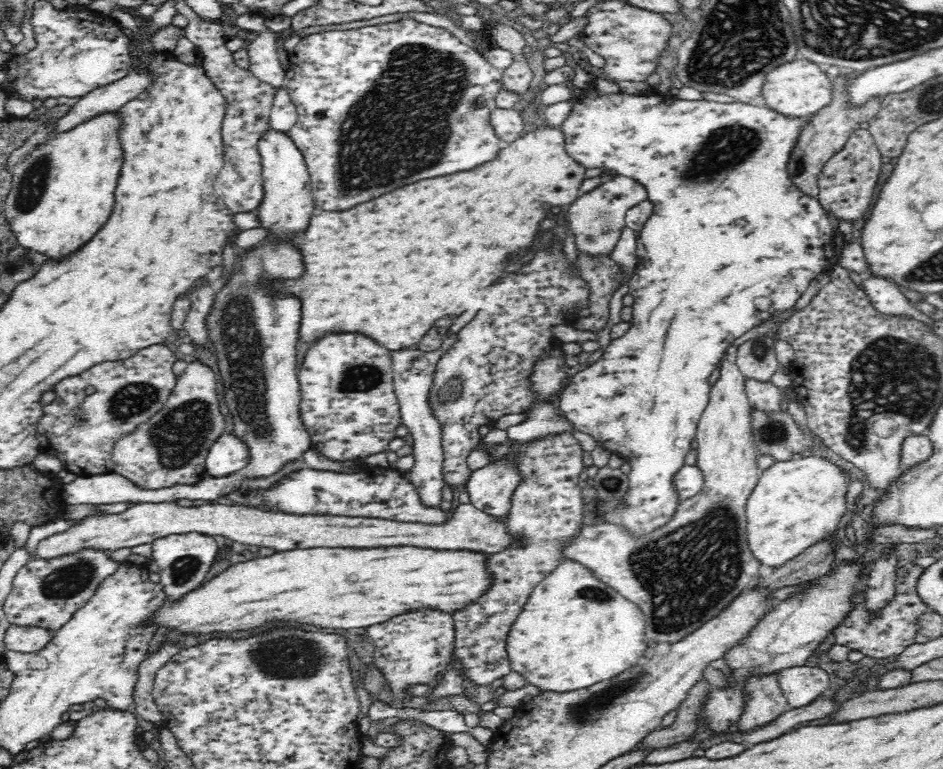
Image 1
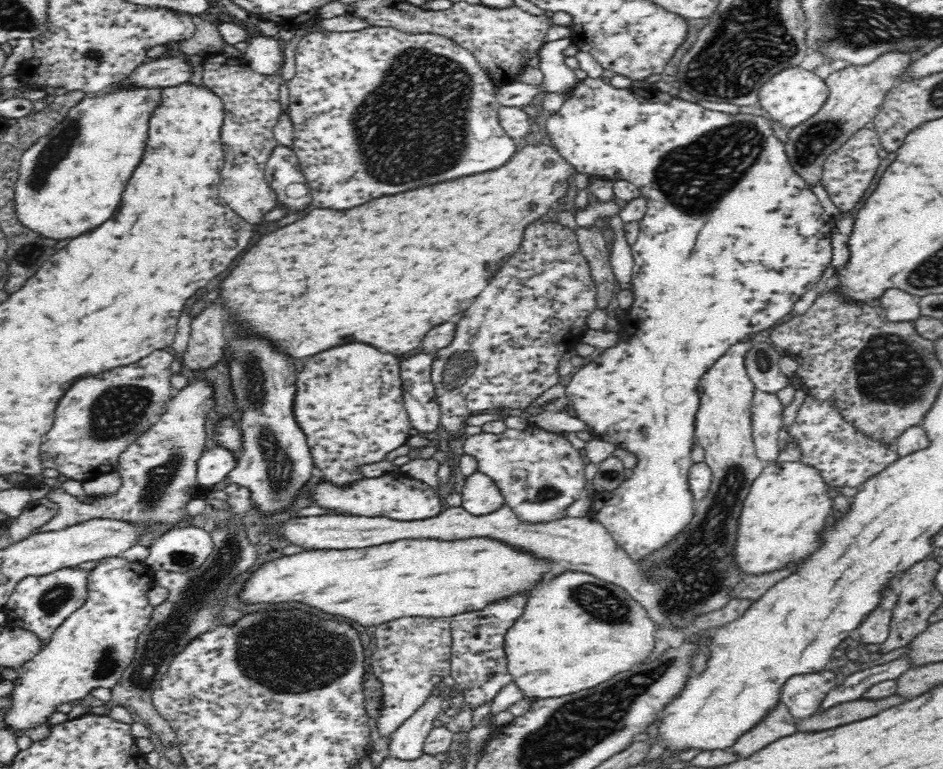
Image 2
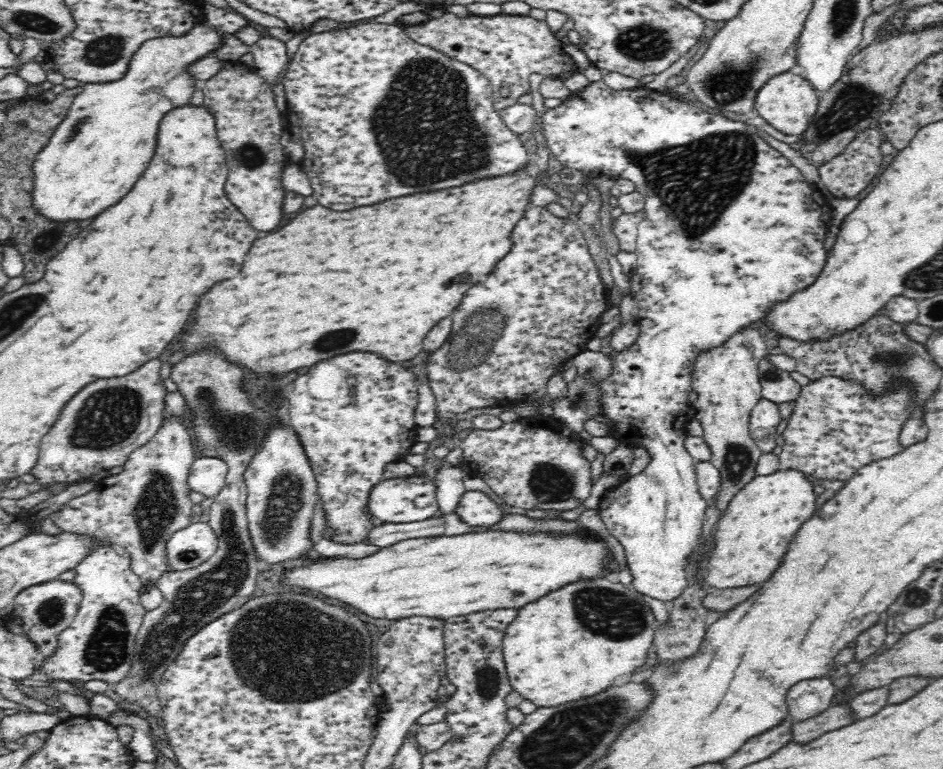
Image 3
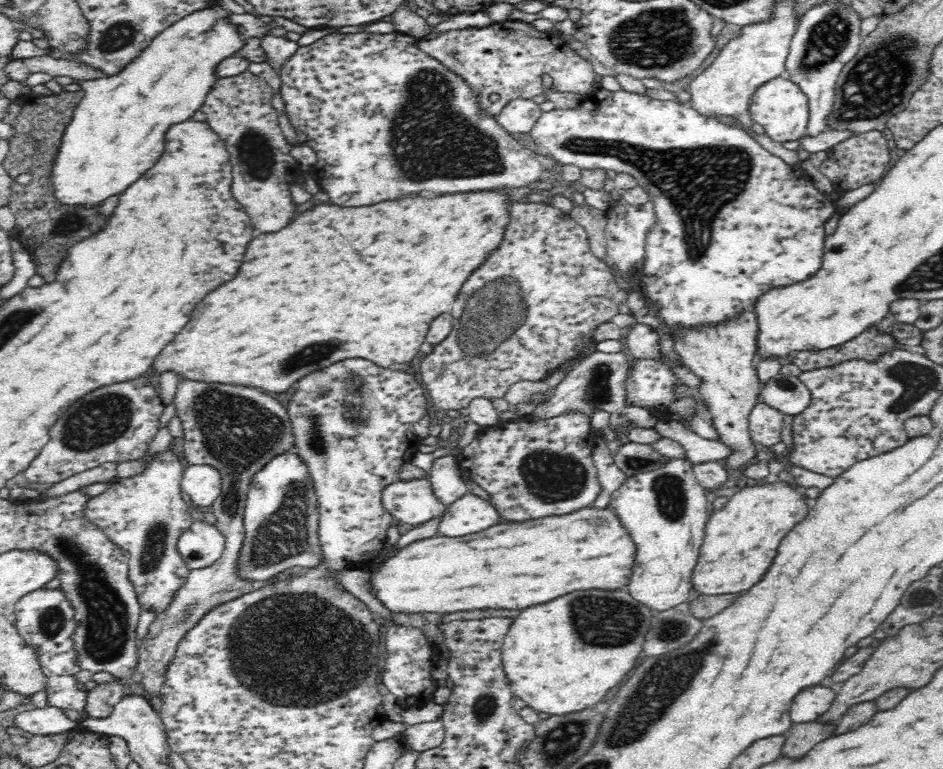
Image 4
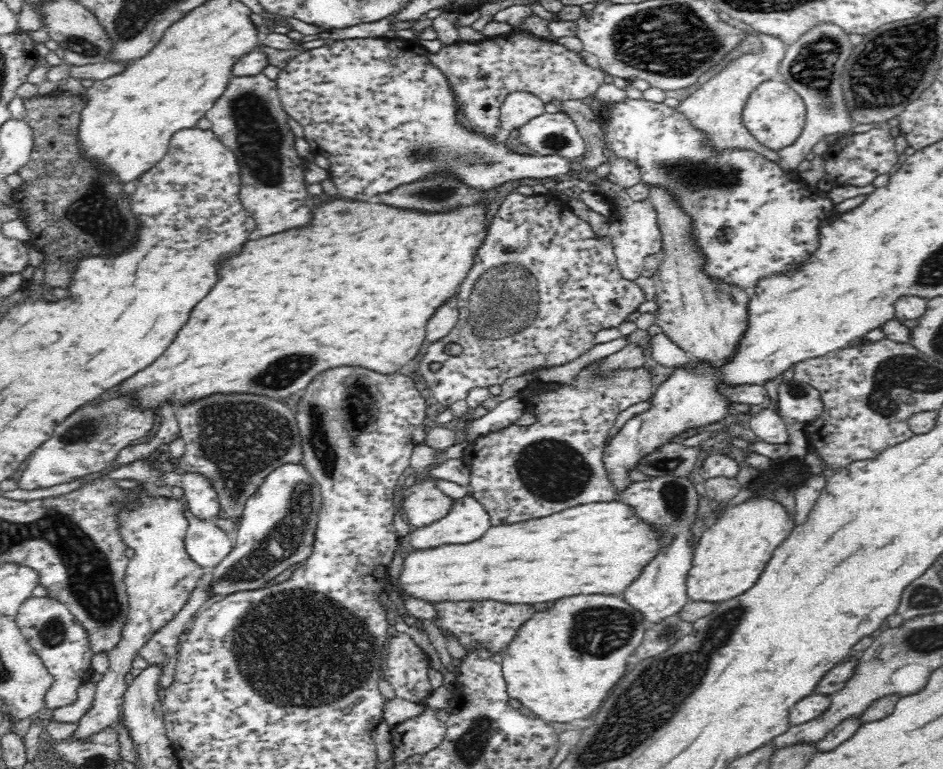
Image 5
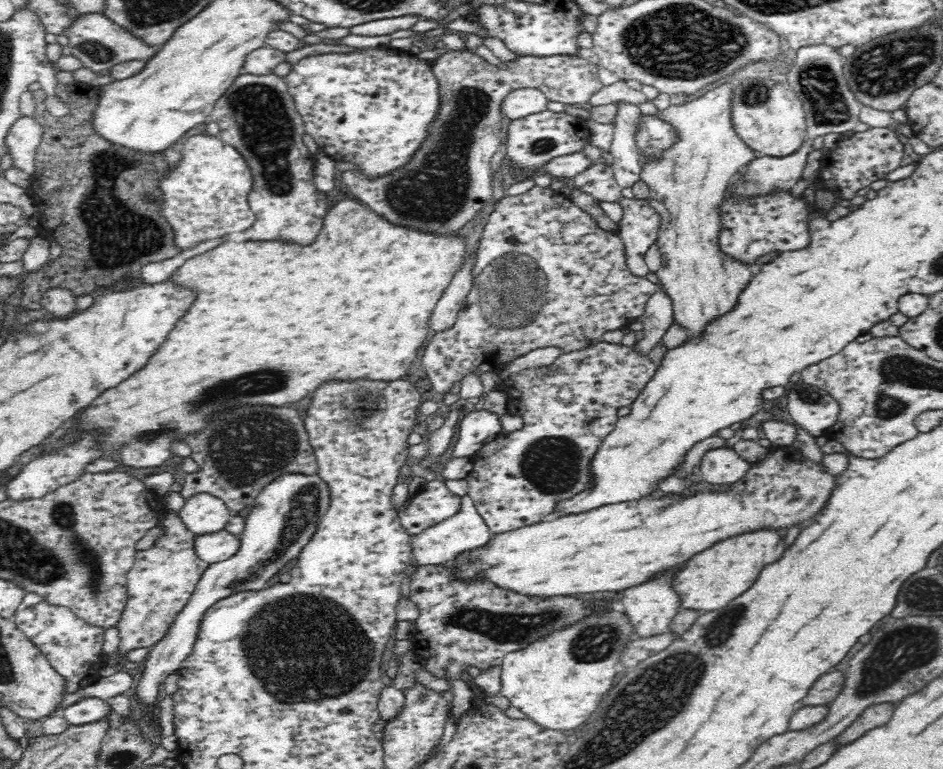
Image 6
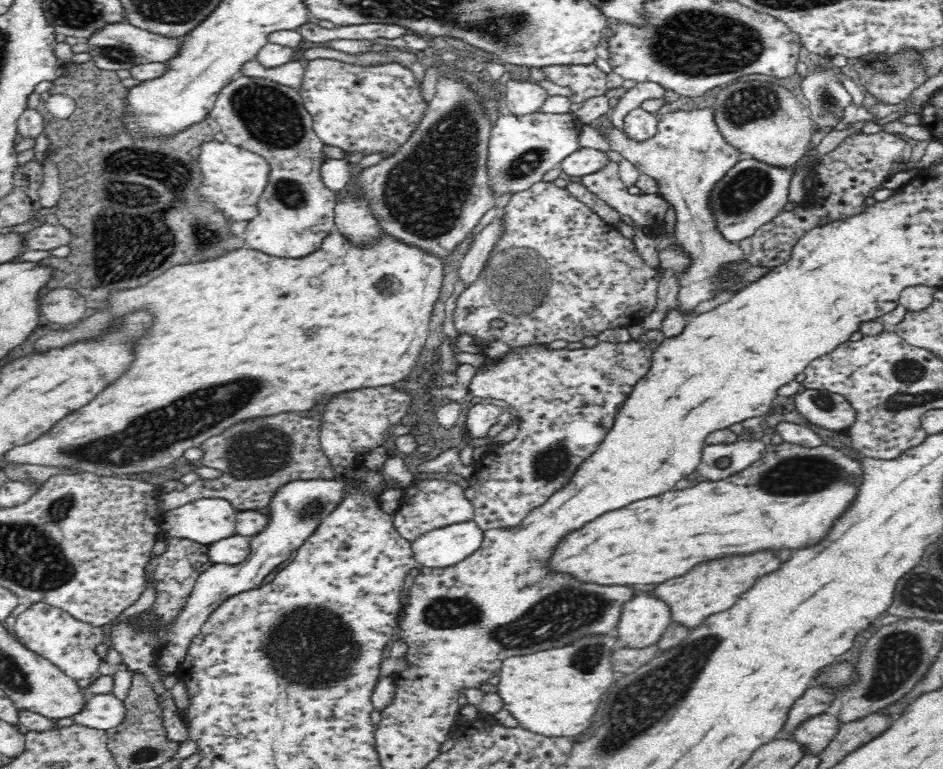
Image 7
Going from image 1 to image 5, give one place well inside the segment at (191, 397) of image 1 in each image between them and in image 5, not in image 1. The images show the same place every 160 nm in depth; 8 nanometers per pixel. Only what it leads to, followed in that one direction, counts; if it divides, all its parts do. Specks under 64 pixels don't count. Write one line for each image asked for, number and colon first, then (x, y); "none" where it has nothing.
2: (158, 471)
3: (138, 510)
4: (146, 515)
5: (160, 577)

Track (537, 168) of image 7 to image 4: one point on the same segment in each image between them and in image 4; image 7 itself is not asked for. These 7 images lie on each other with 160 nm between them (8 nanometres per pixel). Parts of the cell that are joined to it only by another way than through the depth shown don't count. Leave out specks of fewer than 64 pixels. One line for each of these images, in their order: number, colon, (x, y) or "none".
4: (733, 219)
5: (556, 133)
6: (531, 142)

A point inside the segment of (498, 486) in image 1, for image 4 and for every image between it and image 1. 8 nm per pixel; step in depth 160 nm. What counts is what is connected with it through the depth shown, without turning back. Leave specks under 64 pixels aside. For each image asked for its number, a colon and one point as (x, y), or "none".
2: (480, 496)
3: (476, 509)
4: (469, 514)

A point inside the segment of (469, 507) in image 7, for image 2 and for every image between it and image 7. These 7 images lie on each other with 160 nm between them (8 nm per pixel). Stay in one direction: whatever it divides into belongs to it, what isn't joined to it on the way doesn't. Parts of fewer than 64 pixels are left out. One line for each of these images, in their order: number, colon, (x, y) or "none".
2: (395, 495)
3: (399, 500)
4: (414, 502)
5: (424, 502)
6: (436, 503)

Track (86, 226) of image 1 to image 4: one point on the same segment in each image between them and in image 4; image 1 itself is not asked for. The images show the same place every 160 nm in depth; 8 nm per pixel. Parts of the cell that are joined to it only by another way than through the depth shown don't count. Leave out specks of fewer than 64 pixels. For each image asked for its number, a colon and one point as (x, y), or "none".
2: (70, 180)
3: (103, 146)
4: (117, 132)

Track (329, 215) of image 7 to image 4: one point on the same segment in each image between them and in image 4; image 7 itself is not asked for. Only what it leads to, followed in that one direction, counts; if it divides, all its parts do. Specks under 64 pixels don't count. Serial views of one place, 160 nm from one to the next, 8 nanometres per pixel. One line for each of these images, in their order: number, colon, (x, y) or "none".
4: (239, 109)
5: (249, 118)
6: (257, 115)

